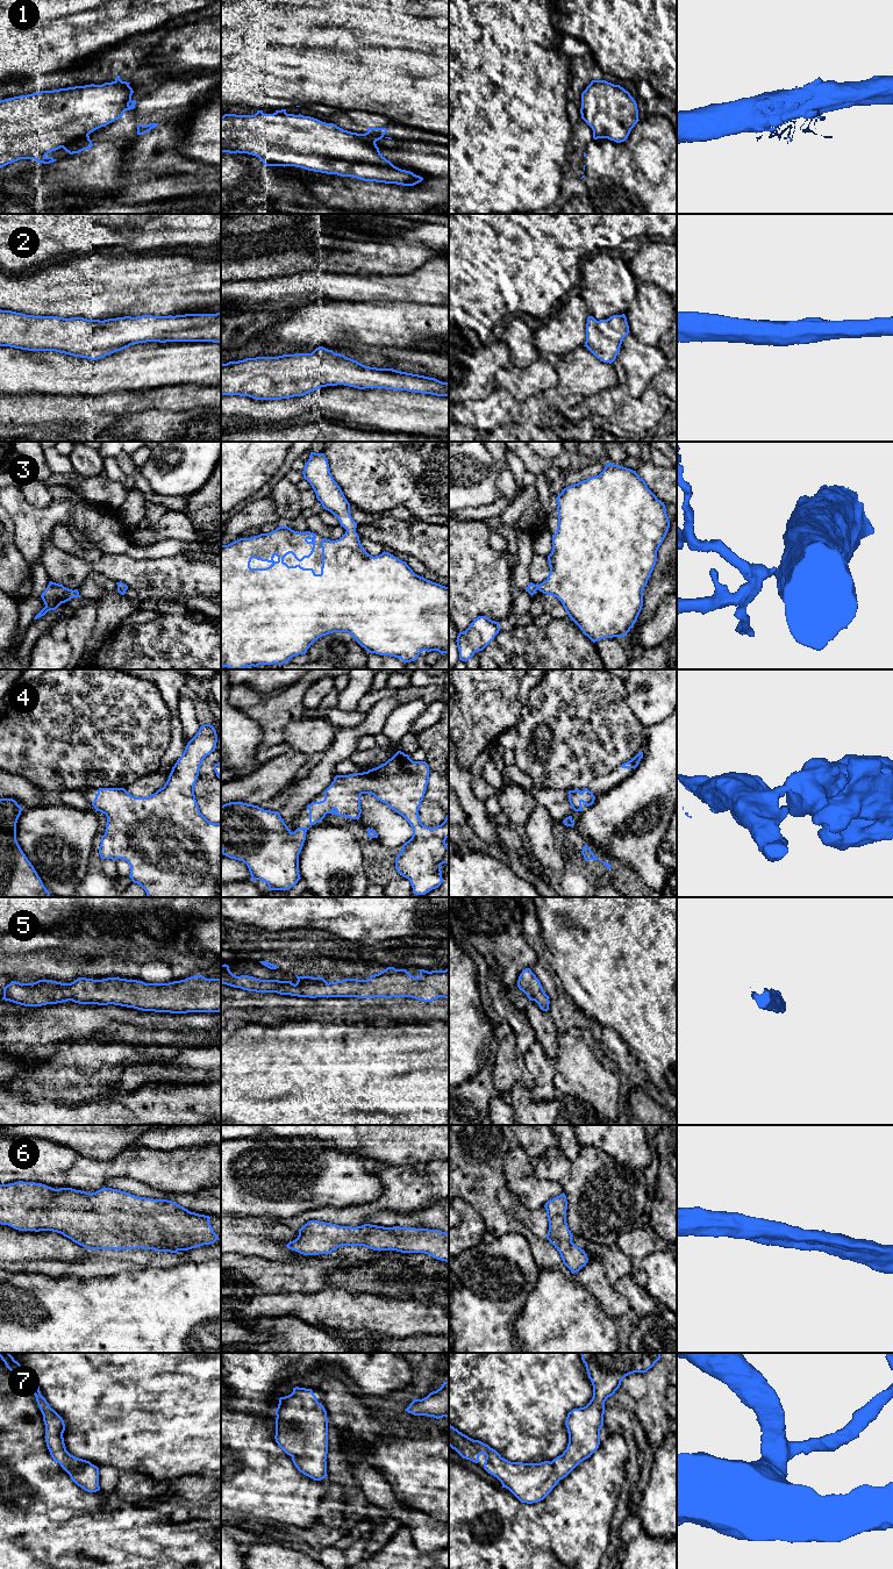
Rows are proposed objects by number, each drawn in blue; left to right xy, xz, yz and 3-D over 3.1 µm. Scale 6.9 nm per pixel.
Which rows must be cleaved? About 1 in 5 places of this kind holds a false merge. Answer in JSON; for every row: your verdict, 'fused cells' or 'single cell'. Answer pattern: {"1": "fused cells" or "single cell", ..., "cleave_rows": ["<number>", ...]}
{"1": "single cell", "2": "single cell", "3": "single cell", "4": "single cell", "5": "single cell", "6": "single cell", "7": "single cell", "cleave_rows": []}

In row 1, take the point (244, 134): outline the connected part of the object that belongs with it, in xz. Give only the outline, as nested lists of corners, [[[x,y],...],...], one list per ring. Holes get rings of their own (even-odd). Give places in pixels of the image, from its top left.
[[[286,109],[273,114],[263,110],[255,115],[224,114],[221,116],[221,152],[252,155],[266,166],[295,166],[364,181],[402,186],[421,182],[422,177],[394,166],[380,153],[376,142],[386,132],[386,128],[367,128],[365,134],[351,132],[310,116],[287,114]]]

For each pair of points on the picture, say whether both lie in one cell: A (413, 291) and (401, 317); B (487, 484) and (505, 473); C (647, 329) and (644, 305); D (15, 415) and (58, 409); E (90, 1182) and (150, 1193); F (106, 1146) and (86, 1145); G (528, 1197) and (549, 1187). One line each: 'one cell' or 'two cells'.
A: two cells
B: two cells
C: one cell
D: one cell
E: two cells
F: one cell
G: one cell

